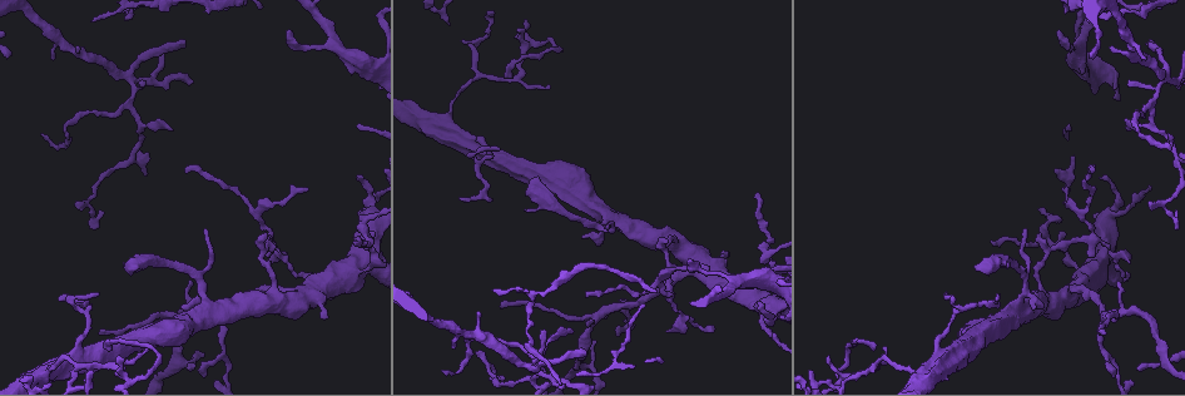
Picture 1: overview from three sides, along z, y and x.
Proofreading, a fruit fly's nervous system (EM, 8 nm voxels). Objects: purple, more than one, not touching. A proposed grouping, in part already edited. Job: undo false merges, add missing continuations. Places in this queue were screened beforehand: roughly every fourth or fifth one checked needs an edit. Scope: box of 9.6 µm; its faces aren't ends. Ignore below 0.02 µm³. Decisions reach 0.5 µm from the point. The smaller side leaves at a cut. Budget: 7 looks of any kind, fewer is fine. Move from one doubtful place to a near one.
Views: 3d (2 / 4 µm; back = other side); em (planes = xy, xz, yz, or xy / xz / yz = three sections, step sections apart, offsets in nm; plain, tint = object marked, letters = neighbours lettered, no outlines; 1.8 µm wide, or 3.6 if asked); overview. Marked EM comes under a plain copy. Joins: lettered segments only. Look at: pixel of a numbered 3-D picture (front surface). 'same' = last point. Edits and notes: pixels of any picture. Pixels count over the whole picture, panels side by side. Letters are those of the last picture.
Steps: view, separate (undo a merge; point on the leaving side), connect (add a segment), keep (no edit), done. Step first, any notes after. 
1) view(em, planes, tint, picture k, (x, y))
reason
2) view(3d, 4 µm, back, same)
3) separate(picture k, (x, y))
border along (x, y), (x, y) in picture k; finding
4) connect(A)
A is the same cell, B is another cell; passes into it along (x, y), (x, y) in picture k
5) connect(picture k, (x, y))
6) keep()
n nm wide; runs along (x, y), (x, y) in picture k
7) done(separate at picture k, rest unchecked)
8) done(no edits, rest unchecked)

view(3d, 4 µm, picture 1, (1066, 296))

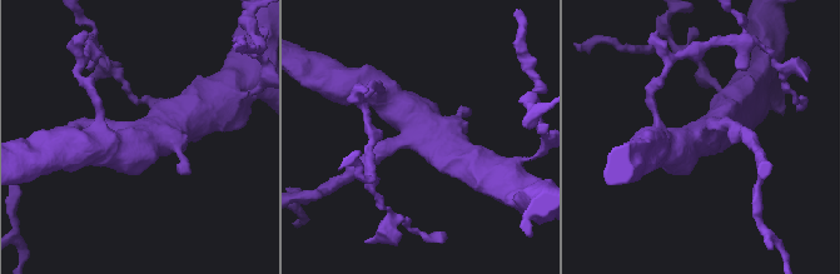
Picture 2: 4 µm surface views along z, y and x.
view(em, planes, letters, picture 2, (124, 134))
shape alone is not enough

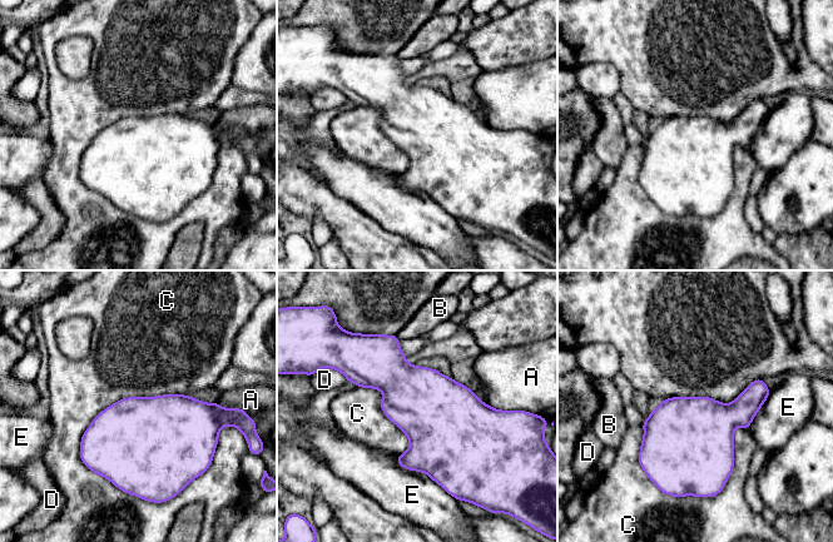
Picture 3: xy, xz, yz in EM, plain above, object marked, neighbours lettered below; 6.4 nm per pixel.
keep()
500 nm wide; A, B, C, D and E are other cells; border along (187, 394), (113, 402), (80, 461) in picture 3; continuous, no second cell

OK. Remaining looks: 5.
view(3d, 2 µm, picture 1, (172, 128))
thin end

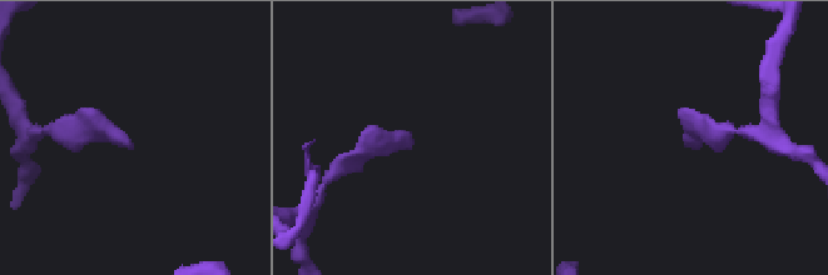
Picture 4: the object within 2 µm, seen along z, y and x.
view(em, 3.6 µm, xy, step 4, letters, picture 4, (409, 148))
need the tissue

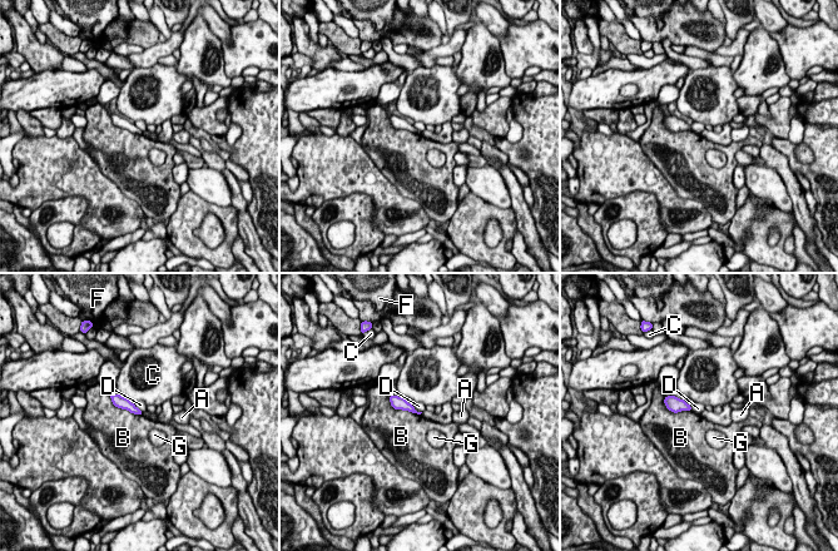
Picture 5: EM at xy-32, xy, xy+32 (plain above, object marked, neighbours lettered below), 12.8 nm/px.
view(em, 3.6 µm, planes, letters, same)

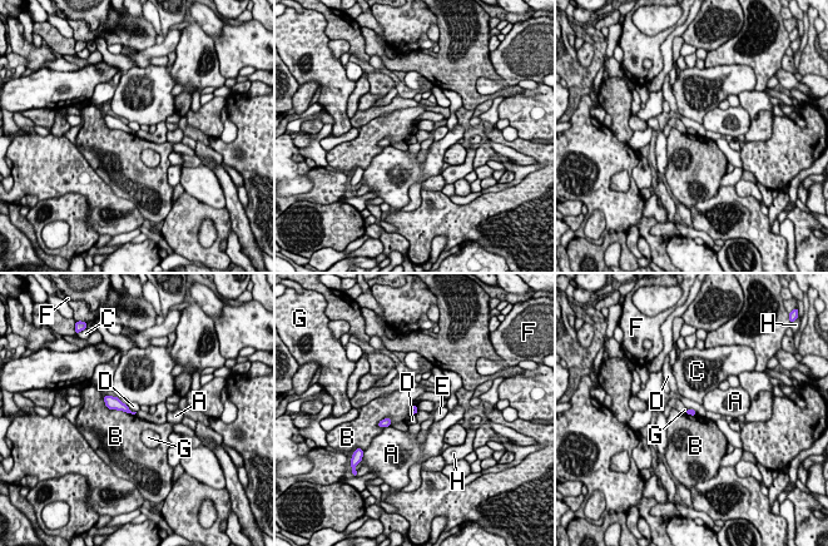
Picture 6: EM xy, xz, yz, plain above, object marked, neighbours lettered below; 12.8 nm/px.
keep()
A, B, C, D, E, F, G and H are other cells; border along (127, 405), (135, 412) in picture 6; none of them fits

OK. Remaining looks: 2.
view(3d, 4 µm, back, picture 1, (1009, 266))
free end

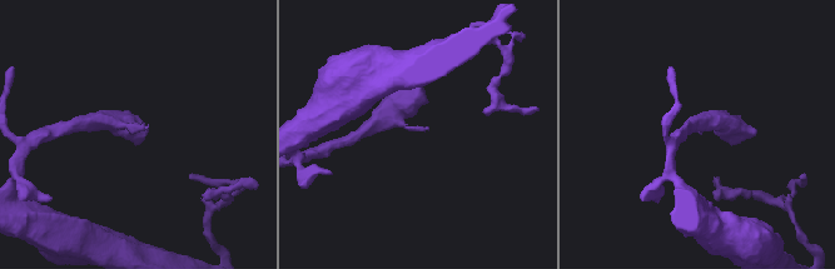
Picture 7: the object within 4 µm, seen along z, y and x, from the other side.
view(em, planes, letters, picture 7, (699, 133))

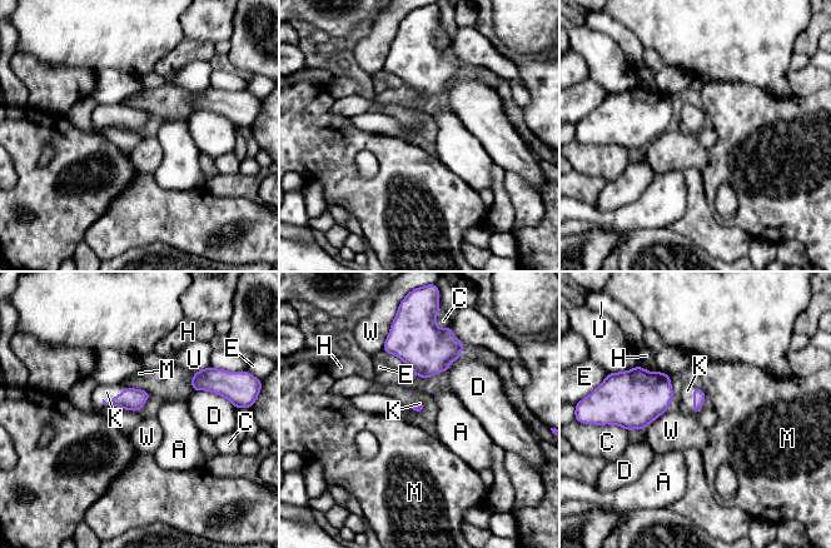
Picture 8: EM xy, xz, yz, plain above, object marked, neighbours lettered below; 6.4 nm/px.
connect(K)
K is the same cell, A, C, D, E, H, M, U and W are other cells; passes into it along (130, 399), (120, 393), (107, 392) in picture 8; it goes on there

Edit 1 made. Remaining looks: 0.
done(connect at picture 8, rest unchecked)

